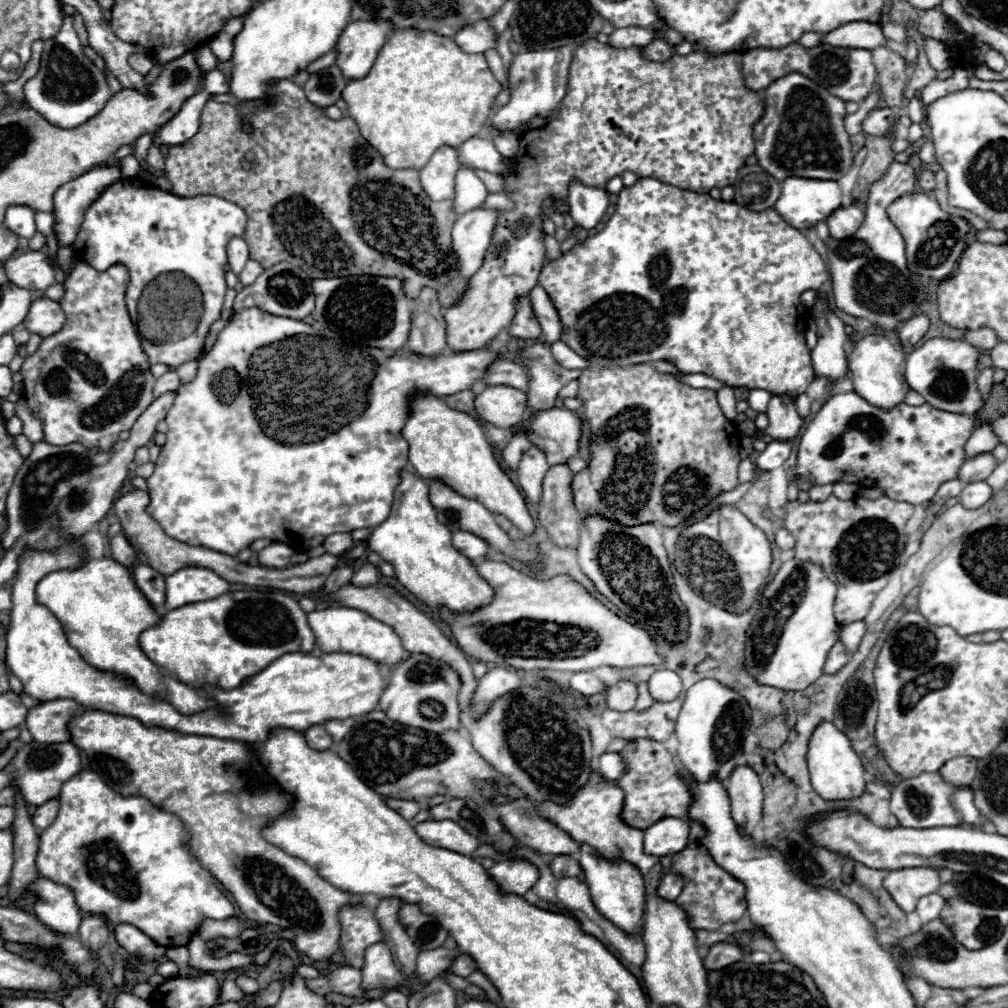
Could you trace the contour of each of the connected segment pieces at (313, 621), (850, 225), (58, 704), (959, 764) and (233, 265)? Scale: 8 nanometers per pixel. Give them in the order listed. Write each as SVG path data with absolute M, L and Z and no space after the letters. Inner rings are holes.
M330 606L308 614L308 624L316 634L316 646L322 652L348 652L368 656L378 666L396 666L404 658L404 648L398 634L384 622L348 606Z
M852 202L850 206L842 206L836 212L832 212L826 224L830 228L830 236L836 240L842 240L842 238L852 236L856 228L860 228L862 220L864 220L864 208Z
M74 700L44 702L28 712L26 726L36 742L66 742L70 740L68 724L82 712L82 706Z
M958 756L958 758L952 758L948 760L942 768L940 768L940 774L952 782L952 784L970 784L974 774L976 774L976 764L978 760L976 758L970 758L970 756Z
M234 236L228 246L226 246L226 252L228 252L228 266L234 274L240 274L244 264L248 262L248 246L242 238Z

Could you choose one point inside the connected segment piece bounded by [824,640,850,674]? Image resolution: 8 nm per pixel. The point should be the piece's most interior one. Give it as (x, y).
(838, 656)

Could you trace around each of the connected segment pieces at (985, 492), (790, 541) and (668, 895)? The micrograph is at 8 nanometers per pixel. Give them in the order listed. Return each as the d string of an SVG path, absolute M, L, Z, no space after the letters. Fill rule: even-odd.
M980 480L980 482L966 484L966 488L958 496L958 500L964 508L980 508L982 504L986 504L990 500L990 496L992 496L992 488Z
M780 530L780 532L776 532L776 544L778 544L778 548L782 548L782 550L786 550L786 548L794 548L794 544L796 544L796 538L788 532L788 530Z
M666 872L662 876L660 888L658 888L658 896L664 896L666 900L676 900L678 894L682 892L682 888L684 888L684 878L680 874Z

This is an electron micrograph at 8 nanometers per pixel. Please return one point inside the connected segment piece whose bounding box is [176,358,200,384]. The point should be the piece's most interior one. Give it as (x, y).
(187, 371)

